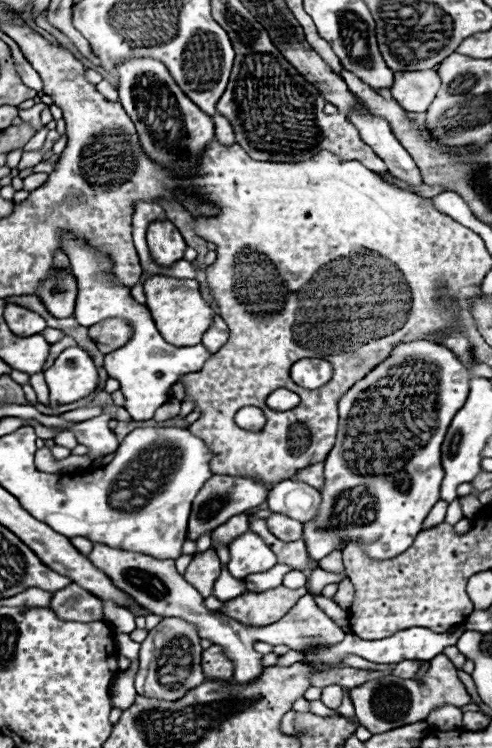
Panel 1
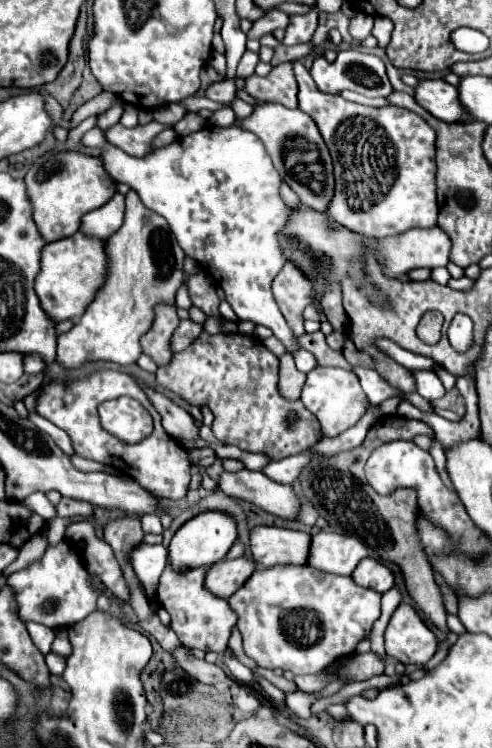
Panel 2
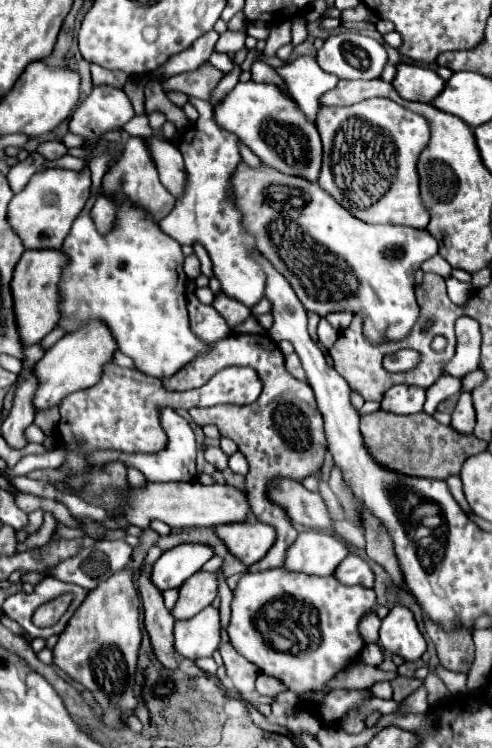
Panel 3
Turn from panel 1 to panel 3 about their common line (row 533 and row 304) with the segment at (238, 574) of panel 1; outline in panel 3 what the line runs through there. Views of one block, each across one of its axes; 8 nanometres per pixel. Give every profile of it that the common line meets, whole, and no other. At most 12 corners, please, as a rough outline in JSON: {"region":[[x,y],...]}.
{"region":[[212,106],[180,138],[186,192],[160,228],[204,244],[222,290],[264,298],[254,238],[228,198],[240,140]]}

